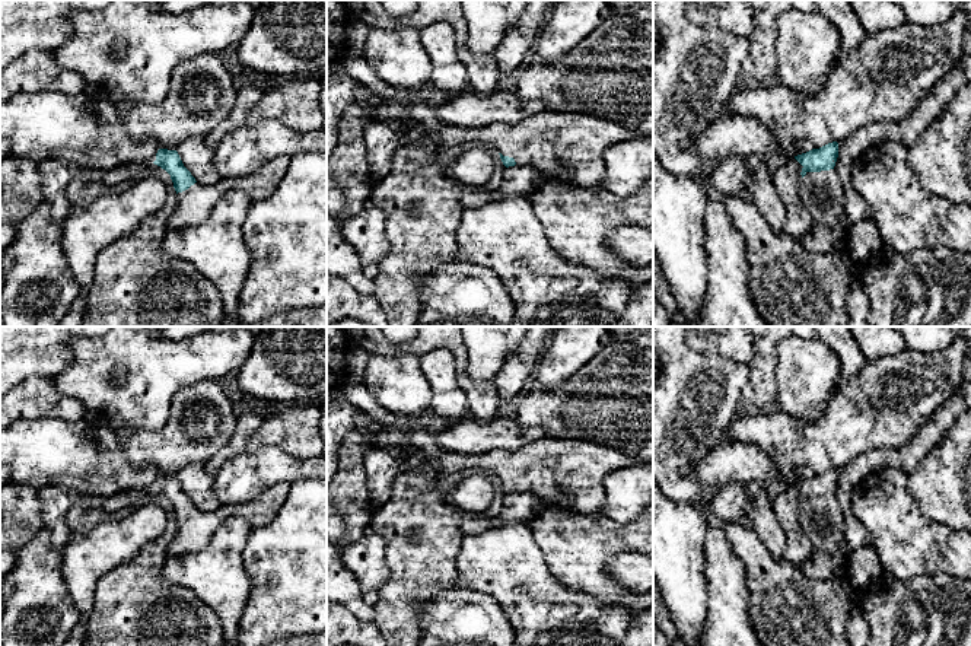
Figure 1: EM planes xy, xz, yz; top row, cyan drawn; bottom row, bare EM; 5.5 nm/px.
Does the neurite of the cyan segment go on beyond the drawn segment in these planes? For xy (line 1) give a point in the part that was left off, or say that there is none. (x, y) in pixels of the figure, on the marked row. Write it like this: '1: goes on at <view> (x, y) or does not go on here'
1: goes on at xy (194, 204)

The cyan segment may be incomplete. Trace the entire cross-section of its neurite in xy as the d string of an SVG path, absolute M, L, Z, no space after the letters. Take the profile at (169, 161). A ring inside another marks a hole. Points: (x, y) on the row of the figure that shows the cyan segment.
M159 149L153 163L165 169L173 182L178 201L168 217L168 227L178 229L206 220L217 200L229 191L242 191L251 201L270 198L283 181L290 157L278 156L243 178L220 178L211 185L197 182L176 150Z

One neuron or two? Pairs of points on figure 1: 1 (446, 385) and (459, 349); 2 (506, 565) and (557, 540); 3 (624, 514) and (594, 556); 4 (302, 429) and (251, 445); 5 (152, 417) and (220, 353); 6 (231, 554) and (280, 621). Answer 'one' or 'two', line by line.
1: two
2: two
3: two
4: one
5: one
6: two

